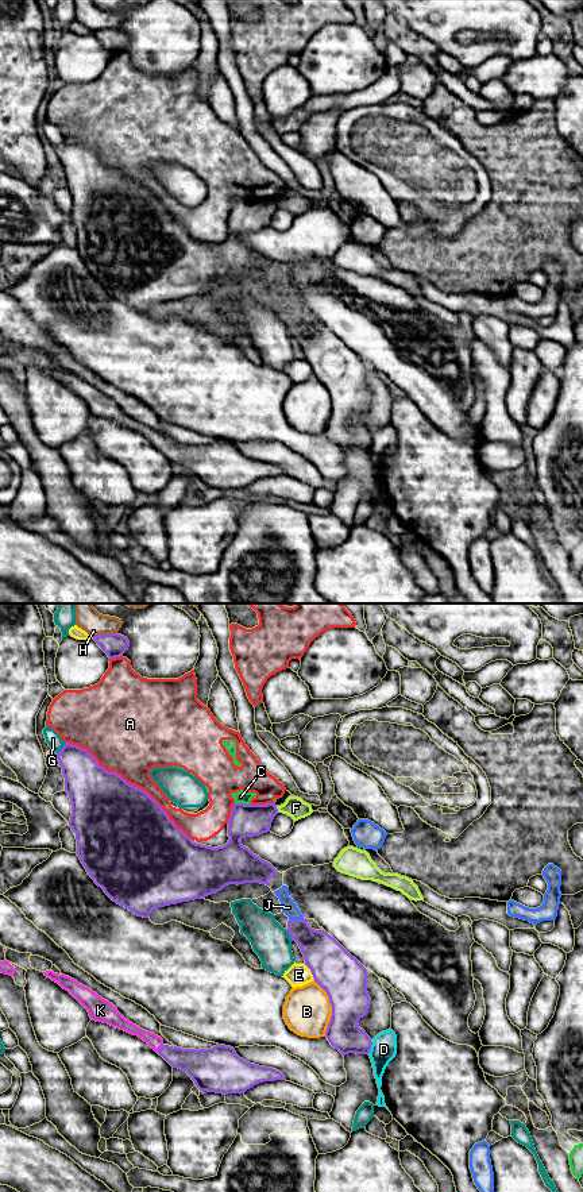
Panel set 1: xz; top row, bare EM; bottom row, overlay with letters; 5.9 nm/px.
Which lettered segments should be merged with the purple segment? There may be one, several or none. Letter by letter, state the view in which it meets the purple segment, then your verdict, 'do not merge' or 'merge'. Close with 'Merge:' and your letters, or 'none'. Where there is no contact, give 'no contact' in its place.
A: meets purple in xz; do not merge
B: meets purple in xz; do not merge
C: meets purple in xz; do not merge
D: meets purple in xz; do not merge
E: meets purple in xz; do not merge
F: meets purple in xz; do not merge
G: meets purple in xz; do not merge
H: meets purple in xz; do not merge
J: meets purple in xz; do not merge
K: meets purple in xz; merge
Merge: K

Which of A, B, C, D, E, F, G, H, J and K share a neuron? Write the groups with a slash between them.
A C / B / D / E / F / G / H / J / K

